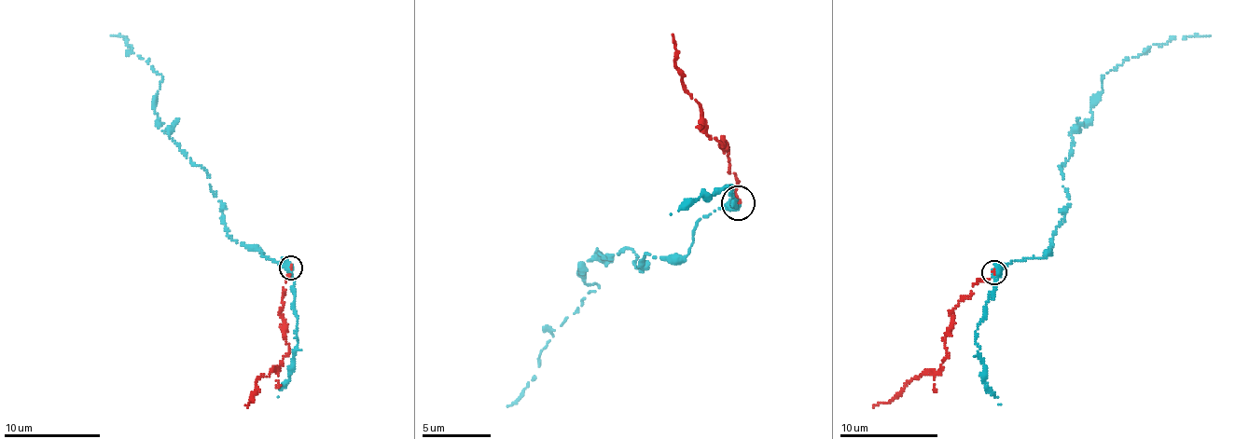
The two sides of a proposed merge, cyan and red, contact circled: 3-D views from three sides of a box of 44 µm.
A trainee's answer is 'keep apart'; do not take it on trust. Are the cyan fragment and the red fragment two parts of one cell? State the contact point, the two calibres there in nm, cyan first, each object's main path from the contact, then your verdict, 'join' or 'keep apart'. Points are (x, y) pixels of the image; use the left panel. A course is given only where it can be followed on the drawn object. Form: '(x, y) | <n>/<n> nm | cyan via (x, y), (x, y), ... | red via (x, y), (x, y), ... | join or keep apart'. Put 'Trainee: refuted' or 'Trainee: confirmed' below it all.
(291, 267) | 440/180 nm | cyan via (291, 267), (266, 259), (227, 233), (209, 174), (161, 130), (154, 103), (162, 76), (123, 36), (110, 35) | red via (291, 267), (283, 290), (284, 335), (289, 353), (276, 368), (256, 381), (251, 402), (245, 405) | keep apart
Trainee: confirmed

